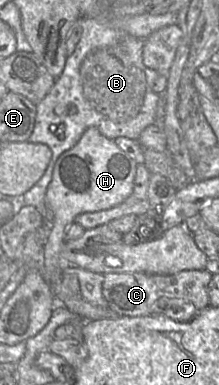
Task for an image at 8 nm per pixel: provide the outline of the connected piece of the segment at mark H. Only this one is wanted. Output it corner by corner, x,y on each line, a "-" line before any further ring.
89,127
78,143
63,152
53,168
52,179
49,183
45,203
51,214
51,233
44,249
43,276
50,284
55,301
67,307
71,312
81,316
86,321
103,318
118,318
121,315
108,305
101,307
92,305
79,295
67,295
62,289
61,251
66,242
65,231
82,213
97,212
110,209
125,201
133,191
137,169
136,161
119,148
114,140
102,135
96,127

